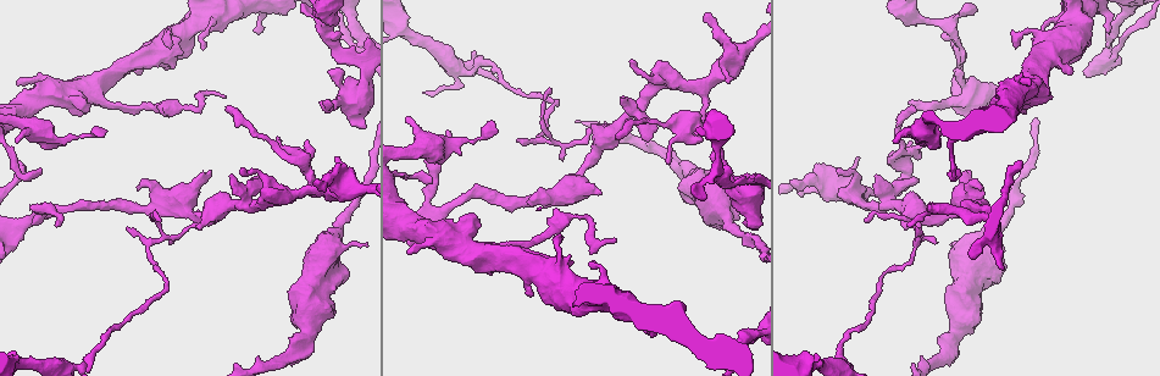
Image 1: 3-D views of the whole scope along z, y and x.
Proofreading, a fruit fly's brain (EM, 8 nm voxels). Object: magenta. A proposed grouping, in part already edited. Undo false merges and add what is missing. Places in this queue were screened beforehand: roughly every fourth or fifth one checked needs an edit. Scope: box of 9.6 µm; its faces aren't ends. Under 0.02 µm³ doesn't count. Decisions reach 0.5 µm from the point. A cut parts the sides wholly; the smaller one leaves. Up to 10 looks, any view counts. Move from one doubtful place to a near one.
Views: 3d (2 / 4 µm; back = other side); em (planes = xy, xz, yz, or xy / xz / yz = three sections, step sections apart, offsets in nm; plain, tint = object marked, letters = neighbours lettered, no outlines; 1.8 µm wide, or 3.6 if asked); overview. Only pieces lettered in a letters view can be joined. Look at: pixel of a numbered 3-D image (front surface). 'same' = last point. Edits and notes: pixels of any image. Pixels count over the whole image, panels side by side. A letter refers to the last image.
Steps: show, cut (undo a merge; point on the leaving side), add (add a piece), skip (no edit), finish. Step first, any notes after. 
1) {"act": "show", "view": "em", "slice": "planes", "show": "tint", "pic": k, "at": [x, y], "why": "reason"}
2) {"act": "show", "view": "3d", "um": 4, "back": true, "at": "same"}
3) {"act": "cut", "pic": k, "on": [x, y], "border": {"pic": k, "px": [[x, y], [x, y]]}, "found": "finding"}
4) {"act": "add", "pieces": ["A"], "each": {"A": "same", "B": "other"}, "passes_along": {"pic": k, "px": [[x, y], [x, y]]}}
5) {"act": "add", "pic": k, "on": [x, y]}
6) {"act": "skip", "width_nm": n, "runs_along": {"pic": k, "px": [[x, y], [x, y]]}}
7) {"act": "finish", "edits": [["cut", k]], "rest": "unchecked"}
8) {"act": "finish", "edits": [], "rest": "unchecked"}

{"act": "show", "view": "em", "slice": "xz", "step": 8, "show": "tint", "pic": 1, "at": [978, 189], "why": "branch stops here"}

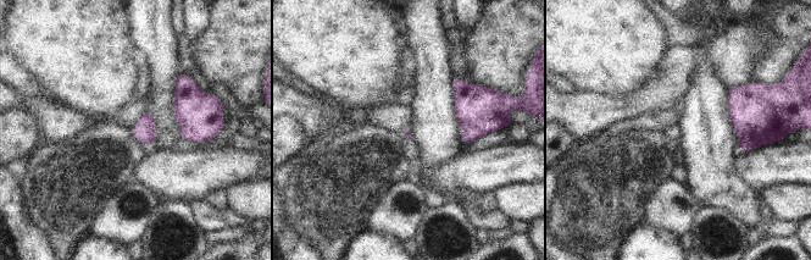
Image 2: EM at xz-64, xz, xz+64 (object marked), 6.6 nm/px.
{"act": "show", "view": "em", "slice": "xz", "step": 8, "show": "letters", "at": "same"}

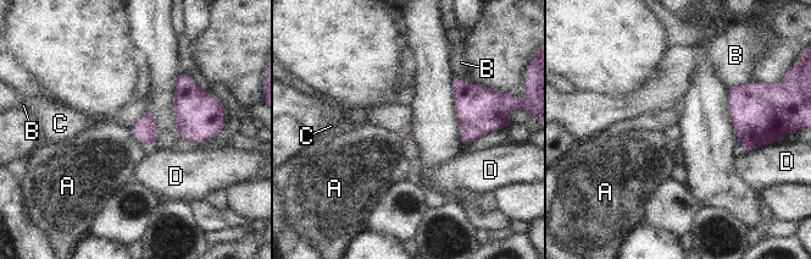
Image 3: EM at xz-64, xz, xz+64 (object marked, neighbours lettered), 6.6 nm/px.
{"act": "skip", "longest_contact_nm": ["A", 180], "each": {"A": "other", "B": "other", "C": "other", "D": "other"}, "found": "none of them fits"}

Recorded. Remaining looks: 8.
{"act": "show", "view": "3d", "um": 2, "pic": 1, "at": [7, 153], "why": "sudden change in width"}

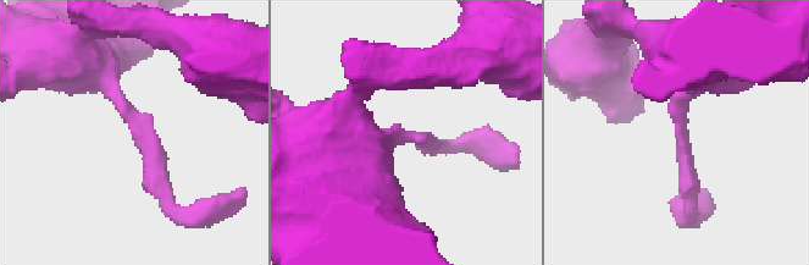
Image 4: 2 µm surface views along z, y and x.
{"act": "show", "view": "em", "slice": "xz", "step": 8, "show": "tint", "pic": 4, "at": [138, 134]}

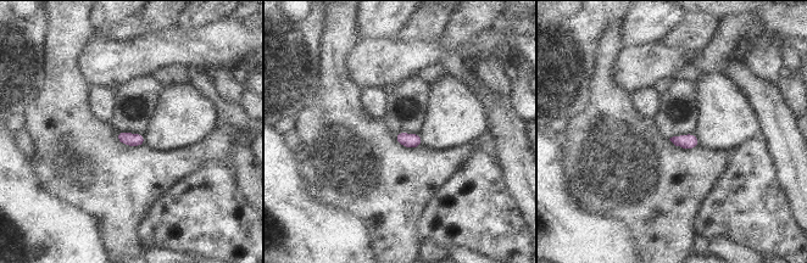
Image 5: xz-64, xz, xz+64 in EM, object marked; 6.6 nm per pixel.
{"act": "show", "view": "em", "slice": "planes", "show": "letters", "at": "same", "why": "another direction"}

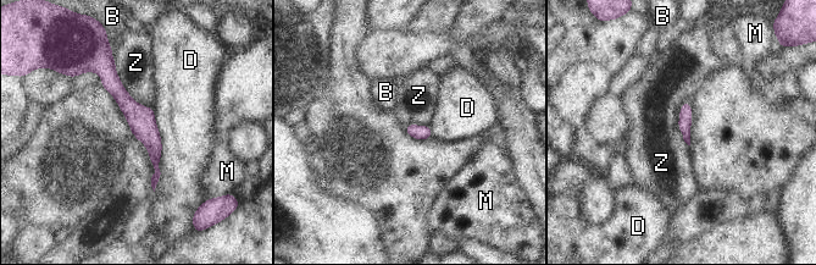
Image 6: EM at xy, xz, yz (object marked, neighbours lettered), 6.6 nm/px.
{"act": "skip", "each": {"B": "other", "D": "other", "M": "other", "Z": "other"}, "border": {"pic": 6, "px": [[132, 133], [148, 153], [154, 192]]}, "found": "continuous, no second neuron"}

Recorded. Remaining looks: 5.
{"act": "show", "view": "3d", "um": 2, "back": true, "pic": 1, "at": [916, 243], "why": "abrupt turn"}

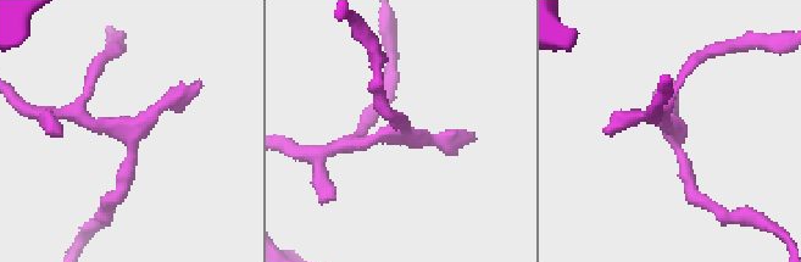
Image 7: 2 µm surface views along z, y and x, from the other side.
{"act": "show", "view": "em", "slice": "planes", "show": "tint", "pic": 7, "at": [677, 136]}

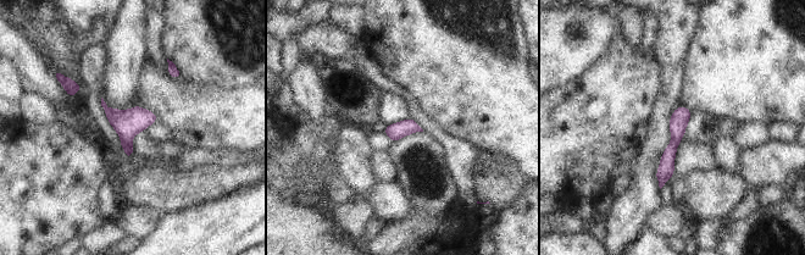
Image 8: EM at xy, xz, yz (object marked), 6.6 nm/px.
{"act": "show", "view": "em", "slice": "planes", "show": "letters", "at": "same", "why": "what lies round it"}

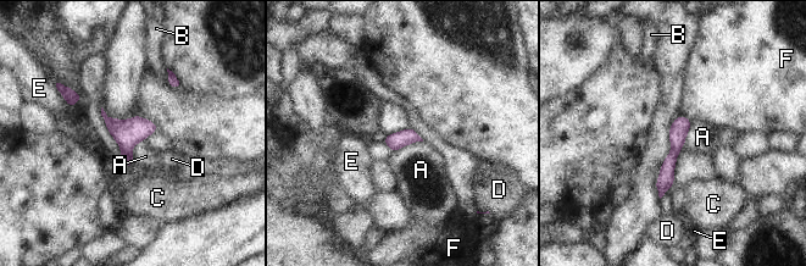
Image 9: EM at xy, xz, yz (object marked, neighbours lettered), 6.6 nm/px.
{"act": "skip", "each": {"A": "other", "B": "other", "C": "other", "D": "other", "E": "other", "F": "other"}, "runs_along": {"pic": 9, "px": [[682, 118], [661, 192]]}, "found": "one neuron here"}

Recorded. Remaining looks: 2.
{"act": "show", "view": "3d", "um": 2, "back": true, "pic": 1, "at": [1071, 71], "why": "free end"}

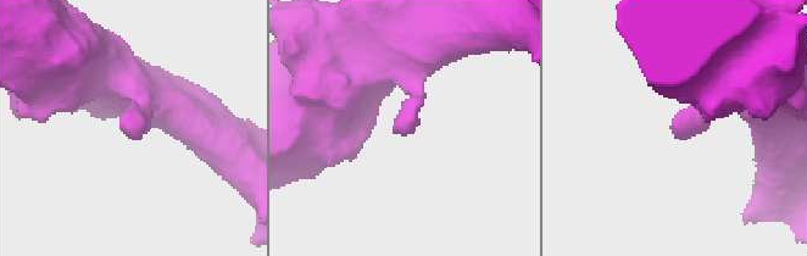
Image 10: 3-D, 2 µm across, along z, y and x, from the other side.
{"act": "show", "view": "em", "slice": "xy", "step": 4, "show": "letters", "pic": 10, "at": [394, 131]}

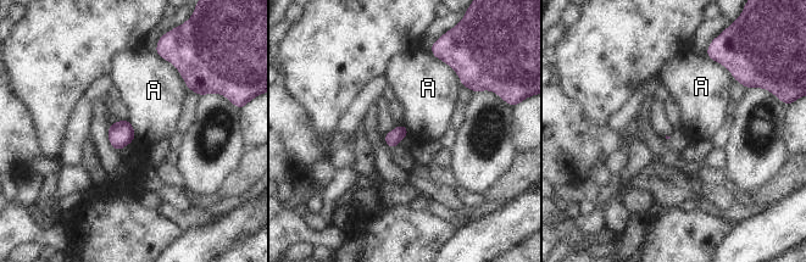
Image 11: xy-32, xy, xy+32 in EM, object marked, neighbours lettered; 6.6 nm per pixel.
{"act": "skip", "each": {"A": "other"}, "border": {"pic": 11, "px": [[154, 53], [174, 66], [188, 89]]}, "found": "none of them fits"}

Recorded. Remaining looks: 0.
{"act": "finish", "edits": [], "rest": "unchecked"}

